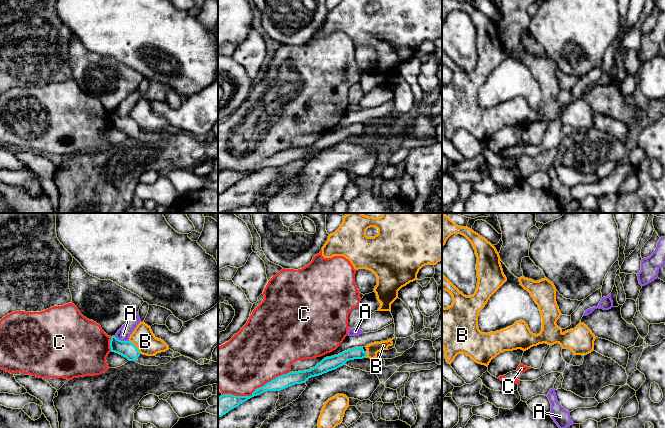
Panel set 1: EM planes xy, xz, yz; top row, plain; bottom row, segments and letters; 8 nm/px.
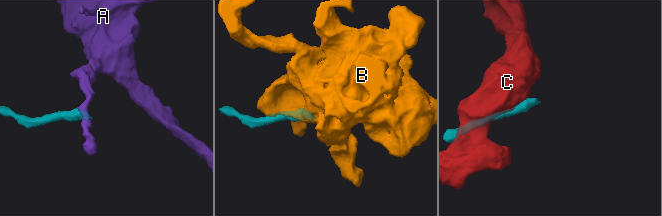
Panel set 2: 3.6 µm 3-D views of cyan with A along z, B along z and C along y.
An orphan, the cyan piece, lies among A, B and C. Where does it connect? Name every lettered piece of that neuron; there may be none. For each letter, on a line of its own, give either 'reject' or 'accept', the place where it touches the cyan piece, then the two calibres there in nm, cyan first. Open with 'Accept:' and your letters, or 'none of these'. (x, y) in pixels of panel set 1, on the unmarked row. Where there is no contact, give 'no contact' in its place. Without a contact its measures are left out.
Accept: none of these
A: reject; meets cyan in xy at (120, 116); 130 nm thick on the cyan side, 110 nm on the other
B: reject; meets cyan in xy at (136, 123); 130 nm thick on the cyan side, 180 nm on the other
C: reject; meets cyan in xz at (256, 165); 130 nm thick on the cyan side, 460 nm on the other

